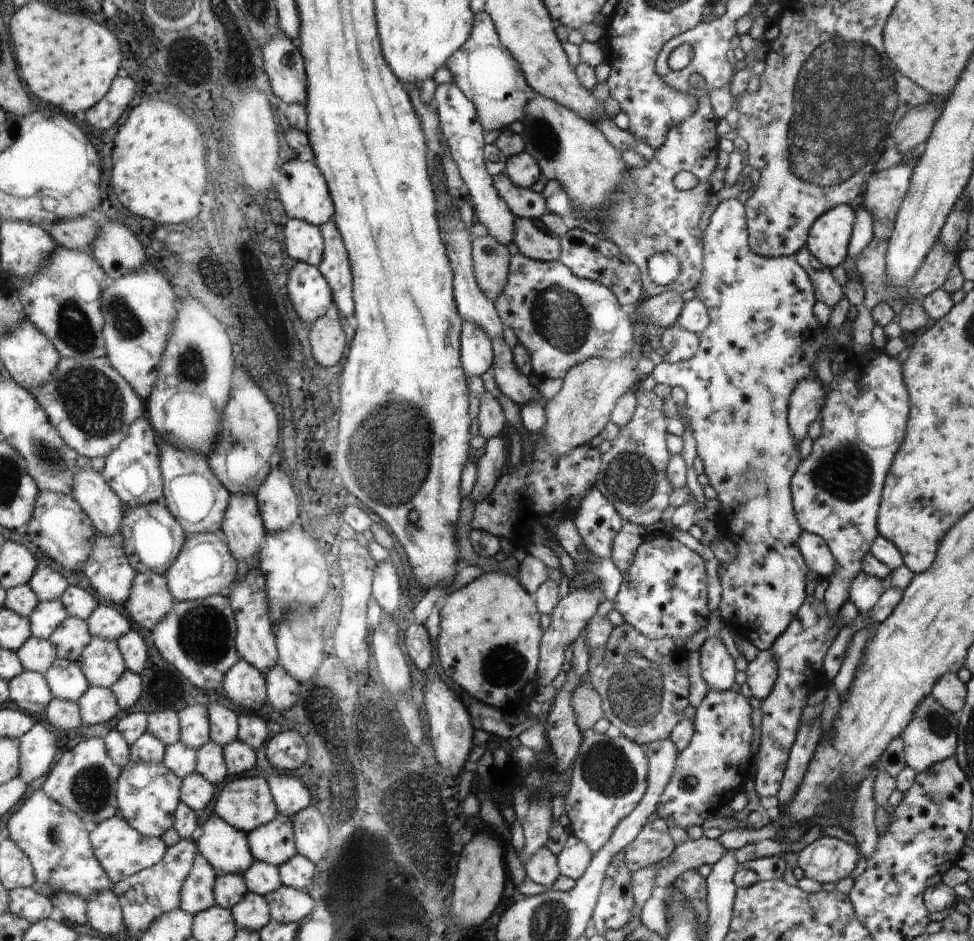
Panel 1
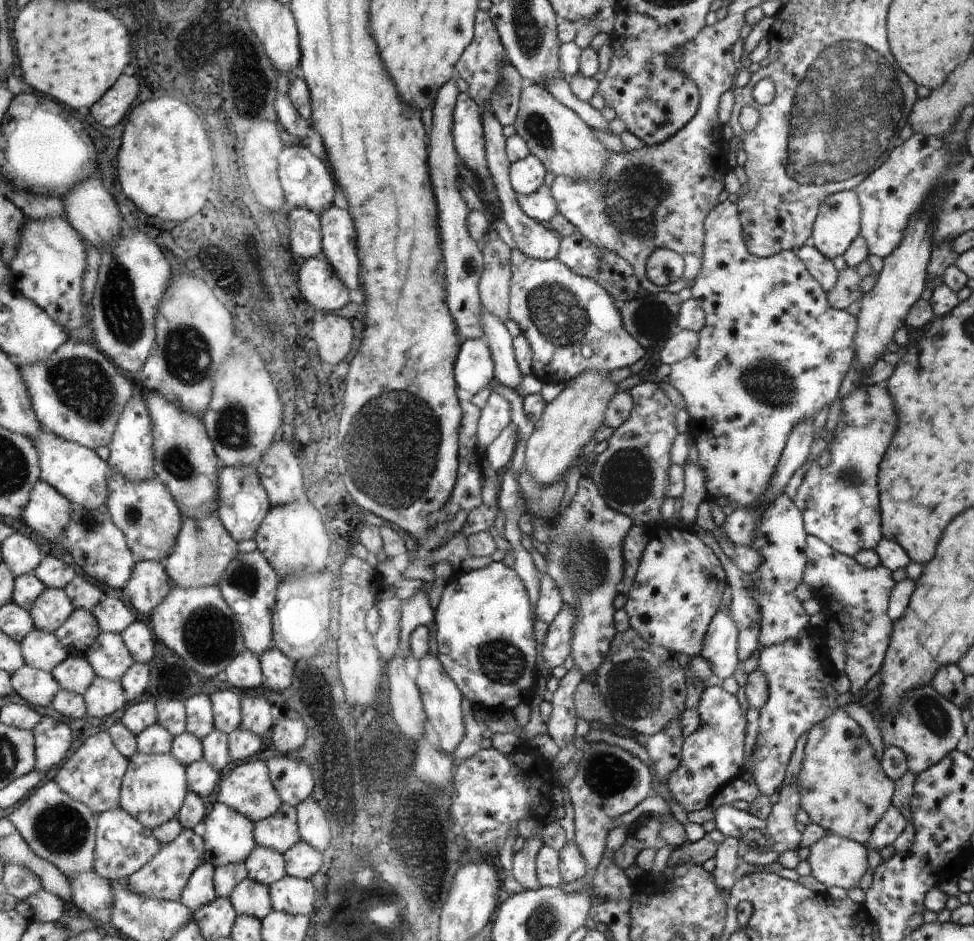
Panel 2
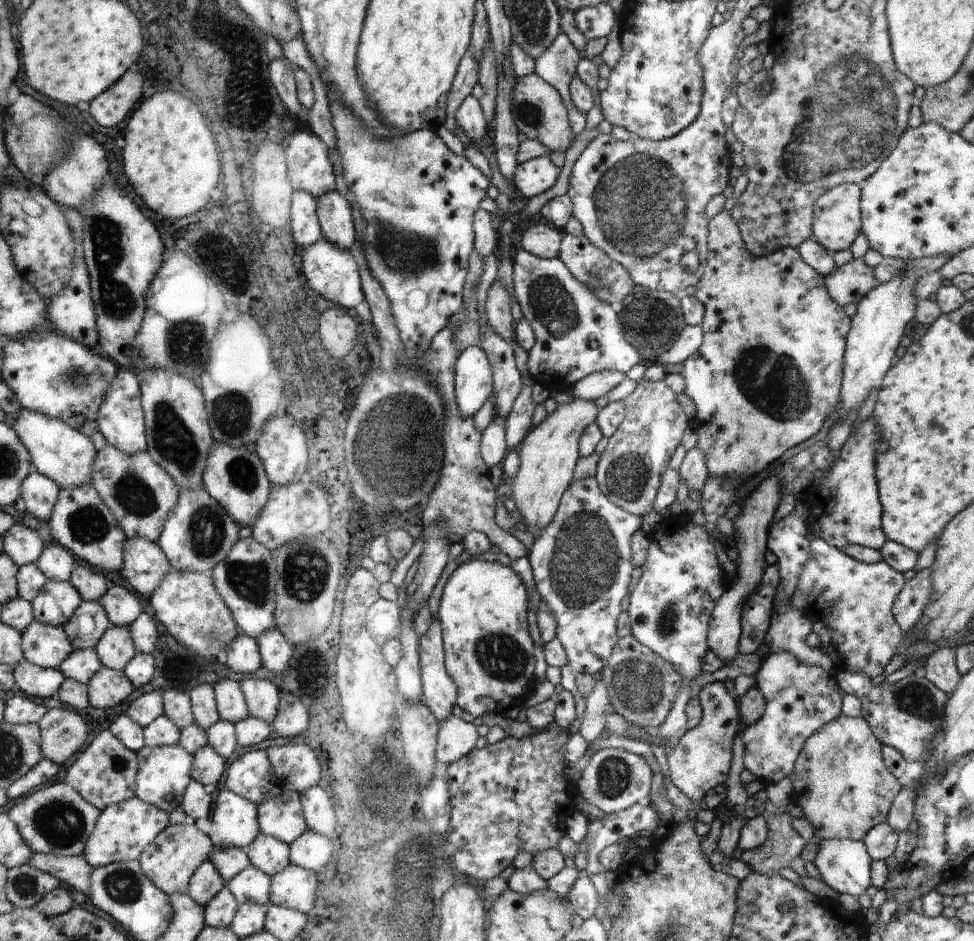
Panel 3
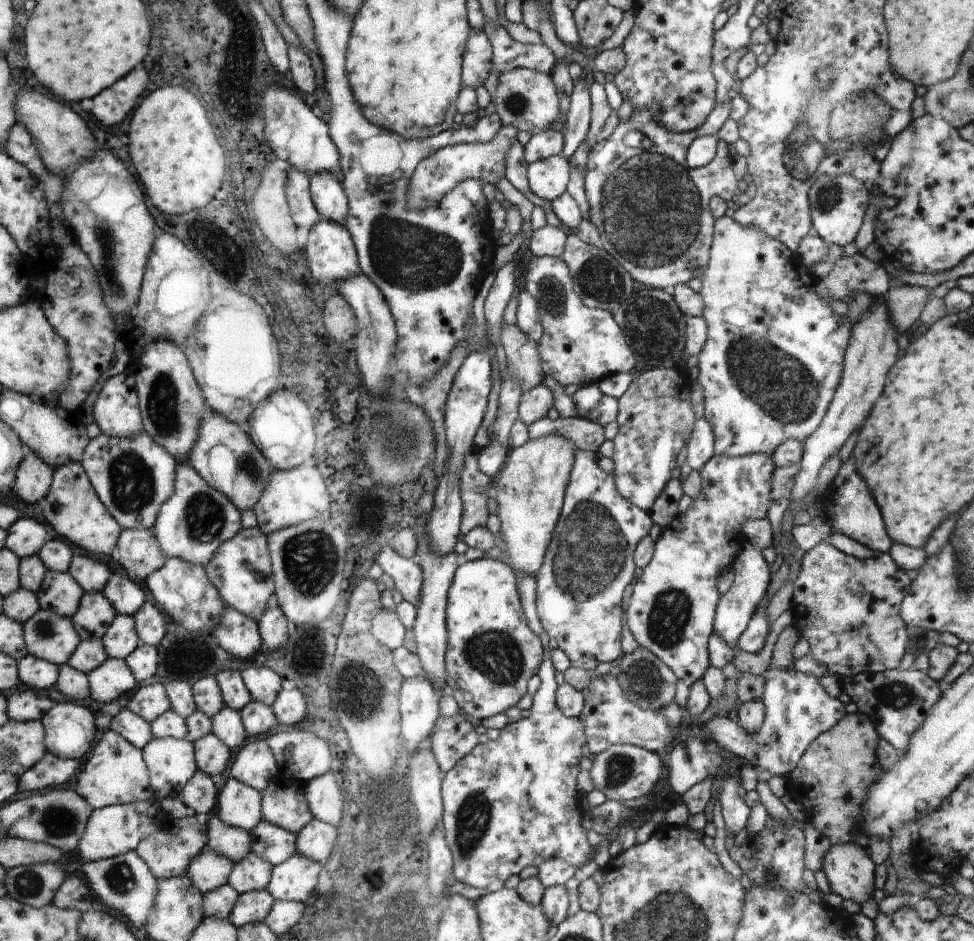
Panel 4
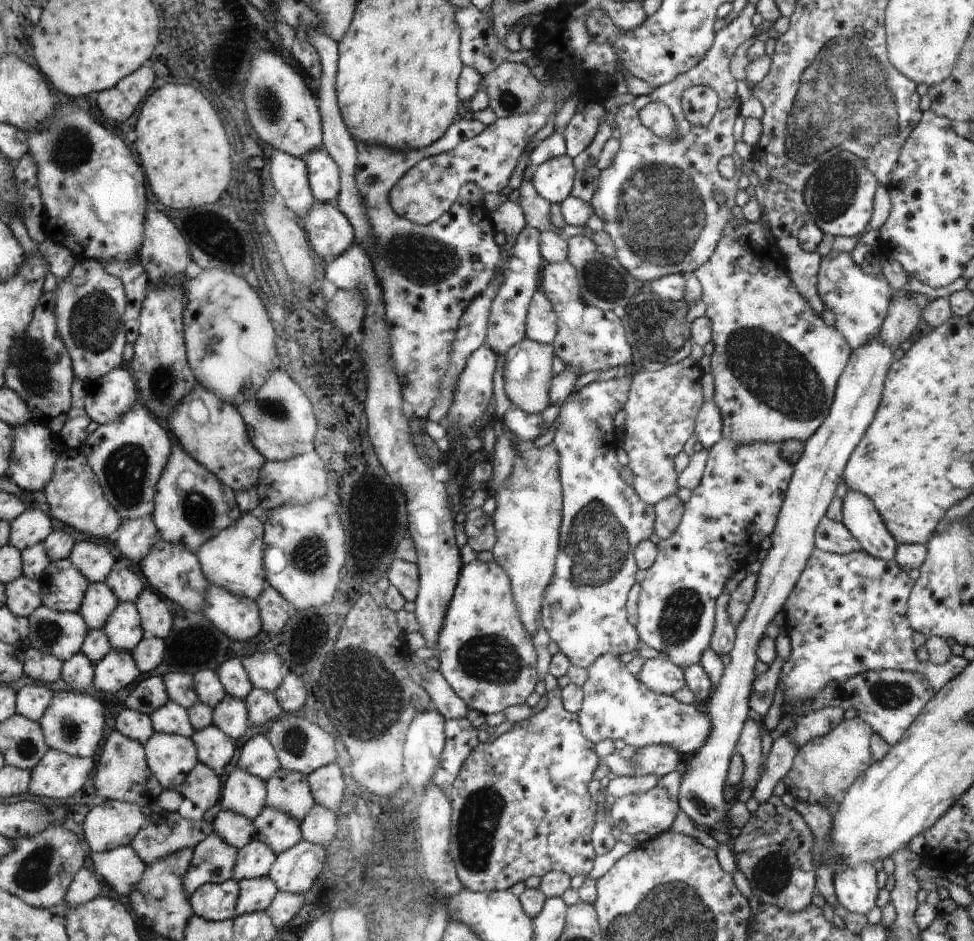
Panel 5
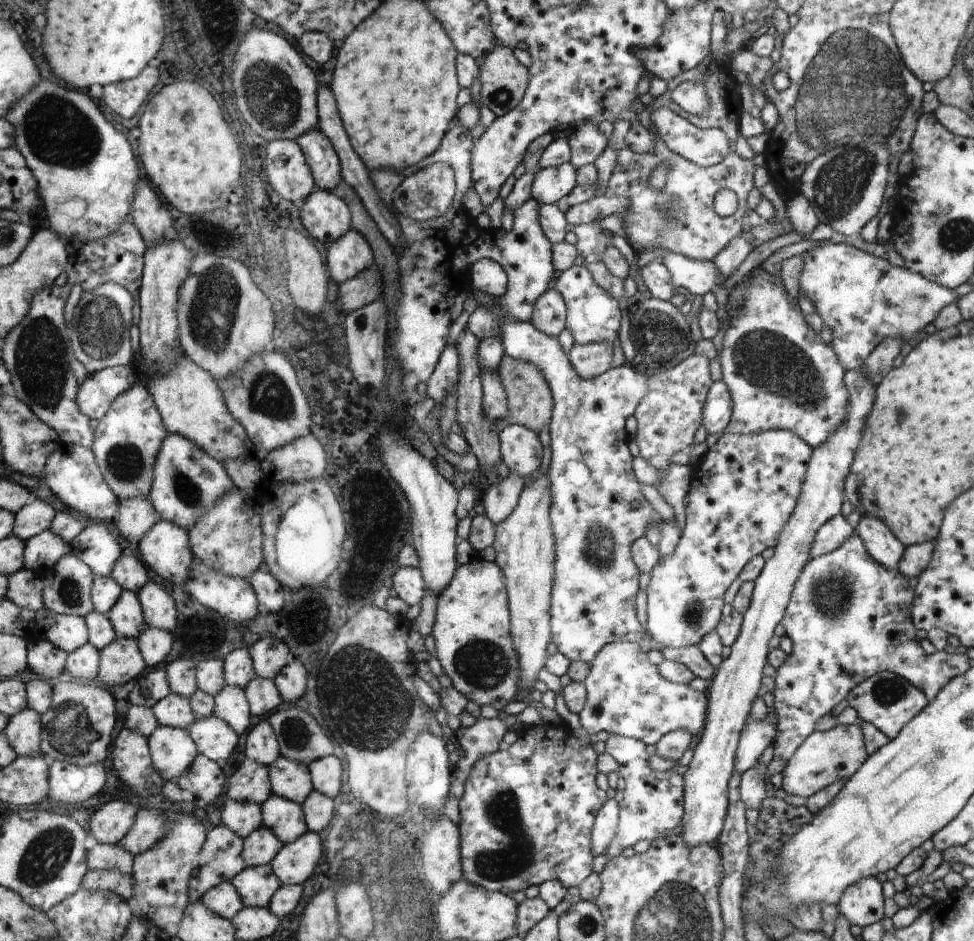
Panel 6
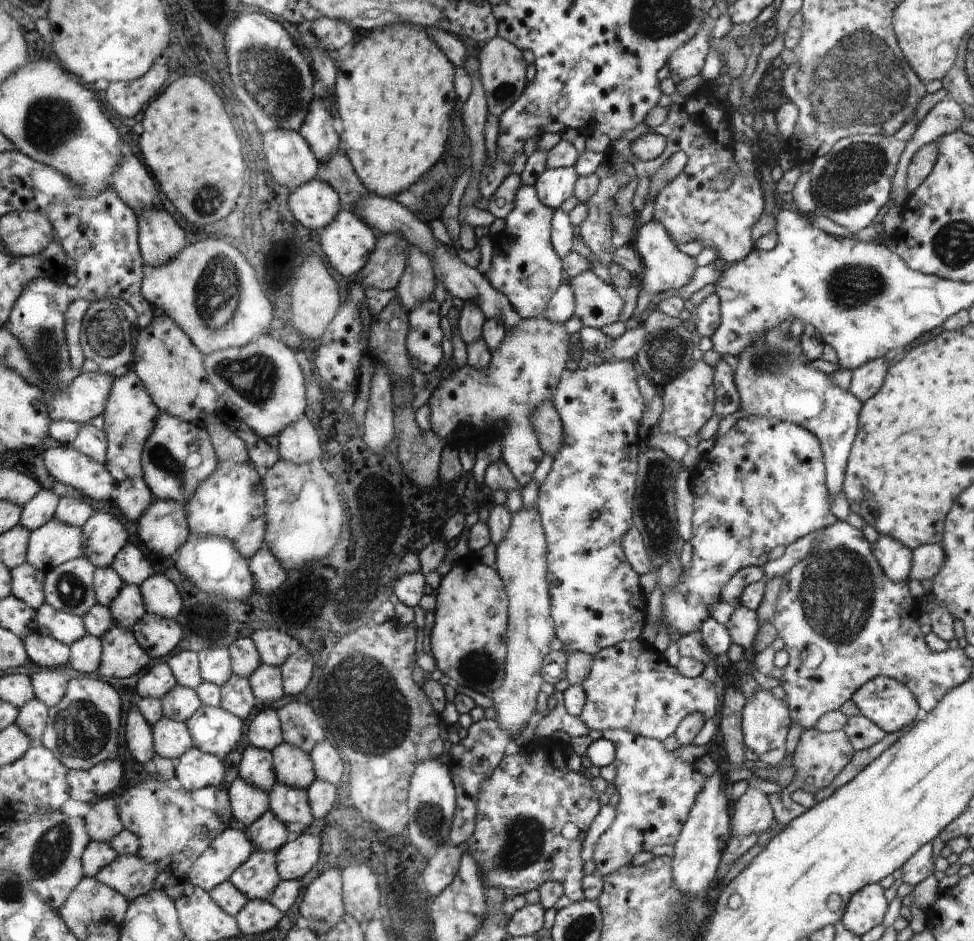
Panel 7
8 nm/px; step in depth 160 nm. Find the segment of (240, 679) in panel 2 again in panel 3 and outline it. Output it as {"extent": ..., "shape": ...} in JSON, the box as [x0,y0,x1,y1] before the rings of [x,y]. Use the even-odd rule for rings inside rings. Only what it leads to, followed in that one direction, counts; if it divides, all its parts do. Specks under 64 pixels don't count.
{"extent":[225,633,263,674],"shape":[[[241,633],[233,640],[225,664],[234,672],[254,674],[263,663],[260,653],[258,640]]]}

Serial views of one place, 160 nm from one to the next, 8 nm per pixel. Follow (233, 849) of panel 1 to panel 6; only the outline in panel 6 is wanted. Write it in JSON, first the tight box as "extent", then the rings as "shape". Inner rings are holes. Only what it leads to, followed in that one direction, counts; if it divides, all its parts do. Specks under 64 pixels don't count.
{"extent":[227,757,272,806],"shape":[[[246,757],[237,770],[230,777],[227,798],[261,806],[266,803],[272,795],[270,768]]]}

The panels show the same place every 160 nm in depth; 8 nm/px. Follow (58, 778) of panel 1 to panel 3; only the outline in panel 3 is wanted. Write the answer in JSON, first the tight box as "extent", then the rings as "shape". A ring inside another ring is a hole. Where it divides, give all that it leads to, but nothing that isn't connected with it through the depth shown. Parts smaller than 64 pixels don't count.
{"extent":[64,729,138,812],"shape":[[[106,729],[76,757],[75,763],[66,770],[64,782],[102,812],[106,807],[126,802],[136,796],[138,774],[137,753],[132,752],[110,729]]]}

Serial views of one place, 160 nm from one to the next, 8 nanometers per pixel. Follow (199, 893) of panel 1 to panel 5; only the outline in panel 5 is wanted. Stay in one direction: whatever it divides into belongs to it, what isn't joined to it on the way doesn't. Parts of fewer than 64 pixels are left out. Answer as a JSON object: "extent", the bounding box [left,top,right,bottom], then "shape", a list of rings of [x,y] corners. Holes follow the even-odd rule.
{"extent":[183,832,237,896],"shape":[[[215,832],[198,843],[194,858],[183,878],[184,892],[189,896],[204,883],[221,883],[232,879],[237,848],[223,841]]]}

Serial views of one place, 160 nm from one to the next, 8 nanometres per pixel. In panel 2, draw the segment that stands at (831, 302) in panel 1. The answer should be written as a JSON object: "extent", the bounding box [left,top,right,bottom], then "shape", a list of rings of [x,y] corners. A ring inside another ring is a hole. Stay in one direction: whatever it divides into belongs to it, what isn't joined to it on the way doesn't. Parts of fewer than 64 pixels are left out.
{"extent":[797,243,839,291],"shape":[[[808,243],[797,250],[800,260],[824,290],[830,291],[837,285],[839,272],[832,261],[826,258],[812,243]]]}

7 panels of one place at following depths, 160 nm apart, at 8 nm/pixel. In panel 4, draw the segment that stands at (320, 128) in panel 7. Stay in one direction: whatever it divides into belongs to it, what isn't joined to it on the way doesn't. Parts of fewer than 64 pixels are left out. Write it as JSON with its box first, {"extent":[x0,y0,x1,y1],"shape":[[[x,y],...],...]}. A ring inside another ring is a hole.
{"extent":[310,171,350,226],"shape":[[[324,171],[310,178],[311,197],[324,221],[334,221],[345,226],[350,201],[343,185],[334,174]]]}

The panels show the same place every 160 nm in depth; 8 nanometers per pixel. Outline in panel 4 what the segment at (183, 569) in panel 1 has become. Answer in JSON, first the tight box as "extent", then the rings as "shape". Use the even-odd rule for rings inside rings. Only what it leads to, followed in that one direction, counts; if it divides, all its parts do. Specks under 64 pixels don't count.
{"extent":[153,462,243,566],"shape":[[[180,462],[175,472],[175,494],[160,507],[153,528],[161,551],[195,565],[206,566],[219,546],[243,528],[242,513],[227,496],[213,489],[188,463]]]}

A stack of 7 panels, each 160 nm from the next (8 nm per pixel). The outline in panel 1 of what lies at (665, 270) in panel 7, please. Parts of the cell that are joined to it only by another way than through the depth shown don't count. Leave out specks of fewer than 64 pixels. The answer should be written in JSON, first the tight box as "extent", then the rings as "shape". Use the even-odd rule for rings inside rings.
{"extent":[651,198,852,651],"shape":[[[730,198],[719,202],[710,217],[710,222],[704,232],[703,238],[703,274],[699,280],[698,286],[694,288],[695,296],[698,297],[706,306],[707,313],[710,319],[709,325],[704,329],[702,334],[699,334],[699,347],[696,354],[687,361],[679,363],[660,363],[654,367],[651,376],[657,383],[669,384],[670,386],[680,386],[686,391],[686,408],[681,409],[675,400],[670,396],[664,400],[668,400],[668,404],[664,404],[663,412],[668,412],[668,418],[678,418],[685,420],[688,418],[688,428],[692,432],[694,440],[696,440],[697,455],[700,456],[704,466],[704,474],[708,476],[709,485],[716,490],[717,499],[720,501],[721,507],[730,507],[730,519],[718,520],[718,536],[727,538],[737,547],[737,556],[731,562],[720,563],[718,569],[720,584],[722,587],[721,600],[719,608],[721,615],[727,618],[737,634],[740,637],[748,639],[752,644],[756,645],[759,651],[771,649],[778,641],[780,635],[790,626],[798,616],[800,607],[806,602],[806,564],[804,564],[804,556],[799,548],[799,540],[804,531],[798,521],[797,514],[794,514],[794,507],[792,502],[790,481],[795,473],[796,468],[800,462],[800,452],[796,448],[796,439],[788,428],[788,421],[786,414],[790,414],[790,398],[798,386],[798,382],[807,379],[808,377],[816,377],[815,364],[827,355],[827,350],[833,350],[833,358],[840,350],[851,352],[849,347],[852,342],[852,332],[850,328],[844,326],[837,332],[832,333],[831,329],[823,325],[814,311],[816,299],[814,296],[814,282],[810,282],[808,278],[809,273],[804,272],[804,267],[799,264],[799,261],[792,257],[763,257],[750,247],[748,242],[749,236],[747,235],[747,222],[746,222],[746,206],[737,198]]]}

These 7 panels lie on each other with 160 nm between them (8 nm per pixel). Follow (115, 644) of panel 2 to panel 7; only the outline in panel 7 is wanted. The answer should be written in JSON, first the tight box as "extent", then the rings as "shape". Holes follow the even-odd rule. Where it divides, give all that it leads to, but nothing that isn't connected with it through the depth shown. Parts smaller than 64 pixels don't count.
{"extent":[108,583,147,629],"shape":[[[128,583],[123,584],[119,595],[108,608],[114,617],[114,624],[125,629],[131,629],[147,613],[141,588]]]}

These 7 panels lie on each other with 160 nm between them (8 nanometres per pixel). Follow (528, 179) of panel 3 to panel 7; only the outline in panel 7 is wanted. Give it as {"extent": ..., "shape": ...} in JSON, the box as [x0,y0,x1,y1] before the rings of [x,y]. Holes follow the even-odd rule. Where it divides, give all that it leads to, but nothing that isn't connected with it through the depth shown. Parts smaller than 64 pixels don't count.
{"extent":[533,167,578,210],"shape":[[[574,167],[548,169],[537,178],[533,187],[544,206],[556,210],[573,195],[578,173]]]}

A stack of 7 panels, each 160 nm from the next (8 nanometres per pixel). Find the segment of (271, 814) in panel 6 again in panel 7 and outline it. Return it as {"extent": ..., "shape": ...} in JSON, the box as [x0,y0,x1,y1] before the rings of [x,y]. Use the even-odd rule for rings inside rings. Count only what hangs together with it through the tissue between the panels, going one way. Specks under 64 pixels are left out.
{"extent":[269,782,315,838],"shape":[[[277,782],[269,793],[270,810],[286,825],[291,838],[302,835],[315,819],[306,790]]]}

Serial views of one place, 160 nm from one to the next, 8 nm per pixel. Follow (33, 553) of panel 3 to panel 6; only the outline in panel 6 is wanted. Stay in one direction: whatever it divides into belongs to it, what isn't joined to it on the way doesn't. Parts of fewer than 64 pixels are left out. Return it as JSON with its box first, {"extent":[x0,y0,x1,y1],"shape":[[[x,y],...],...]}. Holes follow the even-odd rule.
{"extent":[15,499,54,542],"shape":[[[33,499],[17,514],[15,535],[27,542],[47,531],[53,522],[54,508],[44,500]]]}

